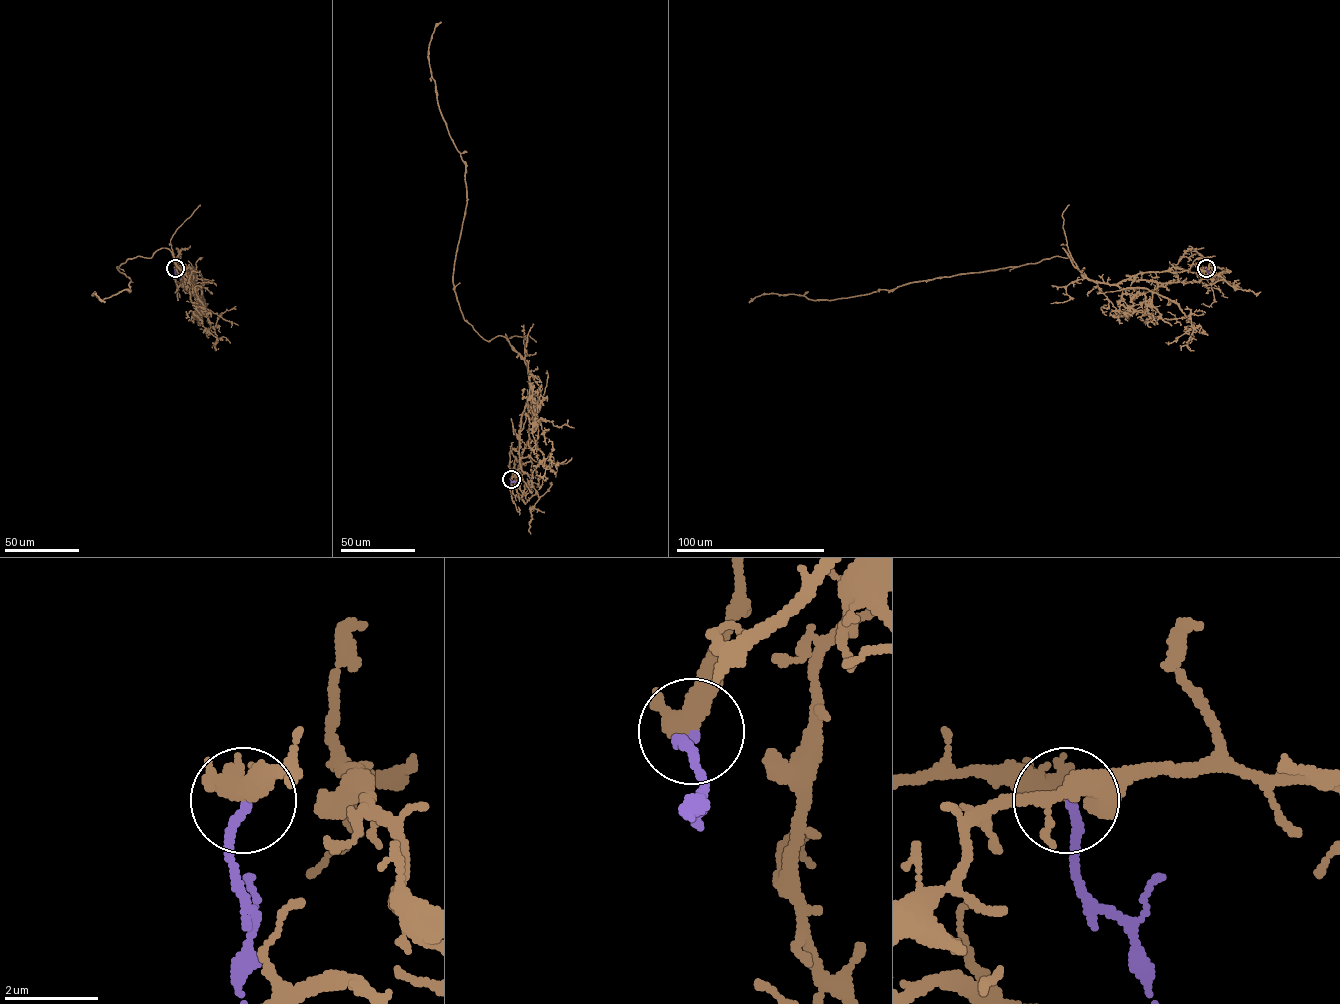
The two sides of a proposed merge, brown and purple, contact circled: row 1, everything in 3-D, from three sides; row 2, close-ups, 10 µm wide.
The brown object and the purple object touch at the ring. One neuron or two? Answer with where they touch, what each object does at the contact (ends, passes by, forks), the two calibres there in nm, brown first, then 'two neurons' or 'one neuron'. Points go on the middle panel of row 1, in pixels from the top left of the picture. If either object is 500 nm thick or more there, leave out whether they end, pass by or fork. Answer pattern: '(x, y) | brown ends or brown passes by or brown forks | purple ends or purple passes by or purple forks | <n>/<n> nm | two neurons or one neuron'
(511, 479) | brown passes by | purple ends | 420/200 nm | two neurons

